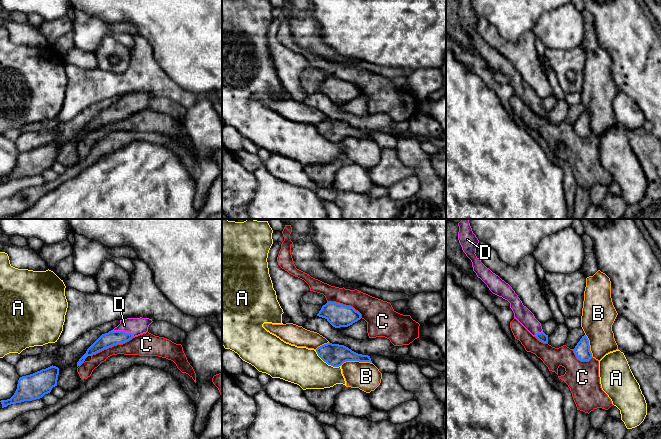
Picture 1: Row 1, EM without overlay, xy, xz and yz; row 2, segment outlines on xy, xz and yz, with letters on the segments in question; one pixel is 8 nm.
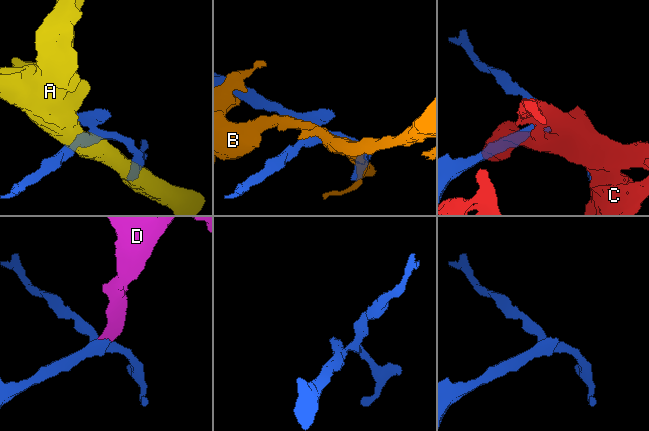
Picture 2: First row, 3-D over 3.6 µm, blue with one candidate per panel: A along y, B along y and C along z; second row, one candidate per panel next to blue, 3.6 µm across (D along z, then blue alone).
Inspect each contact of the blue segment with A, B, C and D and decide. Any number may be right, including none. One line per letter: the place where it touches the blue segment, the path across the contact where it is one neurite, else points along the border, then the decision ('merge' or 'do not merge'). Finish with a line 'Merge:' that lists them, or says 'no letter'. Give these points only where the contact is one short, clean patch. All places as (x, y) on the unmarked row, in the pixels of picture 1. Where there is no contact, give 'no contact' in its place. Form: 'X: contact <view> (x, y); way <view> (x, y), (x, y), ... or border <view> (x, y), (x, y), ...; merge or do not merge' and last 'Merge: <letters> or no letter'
A: contact xz (327, 139); do not merge
B: contact xz (355, 136); do not merge
C: contact xy (112, 121); do not merge
D: contact xy (123, 107); way xy (112, 114), (123, 107), (136, 102); merge
Merge: D

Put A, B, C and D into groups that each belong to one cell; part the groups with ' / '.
A / B / C / D

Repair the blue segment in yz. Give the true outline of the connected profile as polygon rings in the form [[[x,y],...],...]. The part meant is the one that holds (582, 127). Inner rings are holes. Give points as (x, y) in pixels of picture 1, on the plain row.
[[[586,111],[582,112],[573,127],[580,137],[589,137],[592,134],[589,116]]]

